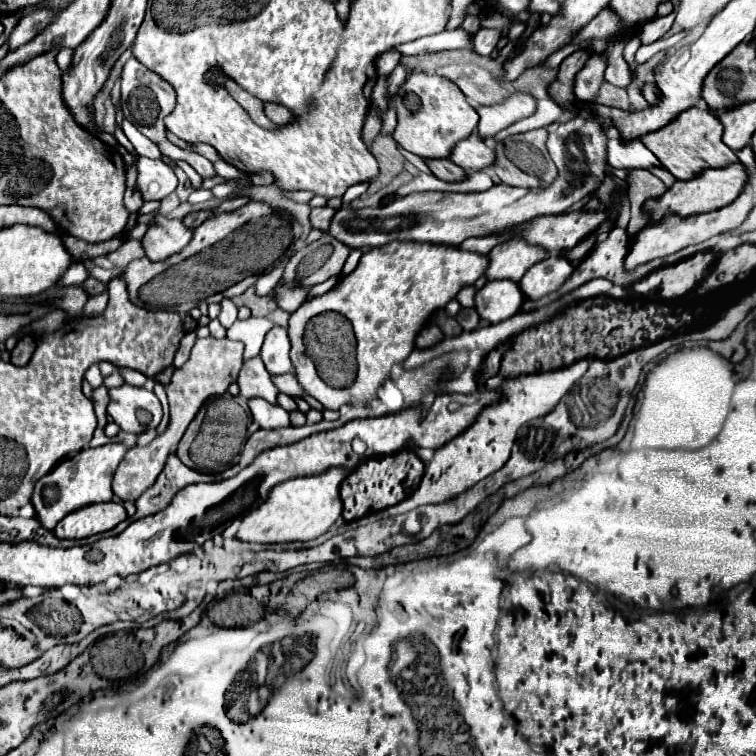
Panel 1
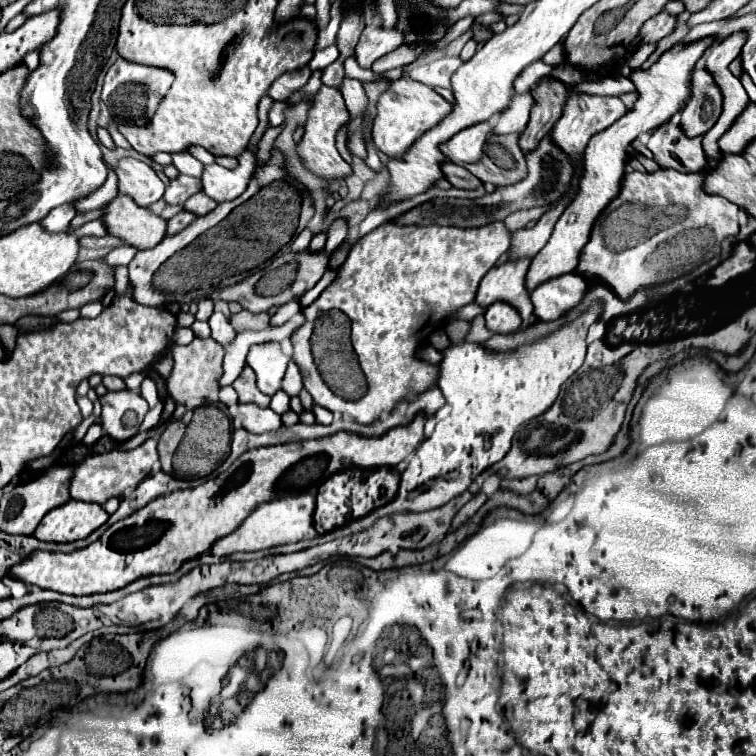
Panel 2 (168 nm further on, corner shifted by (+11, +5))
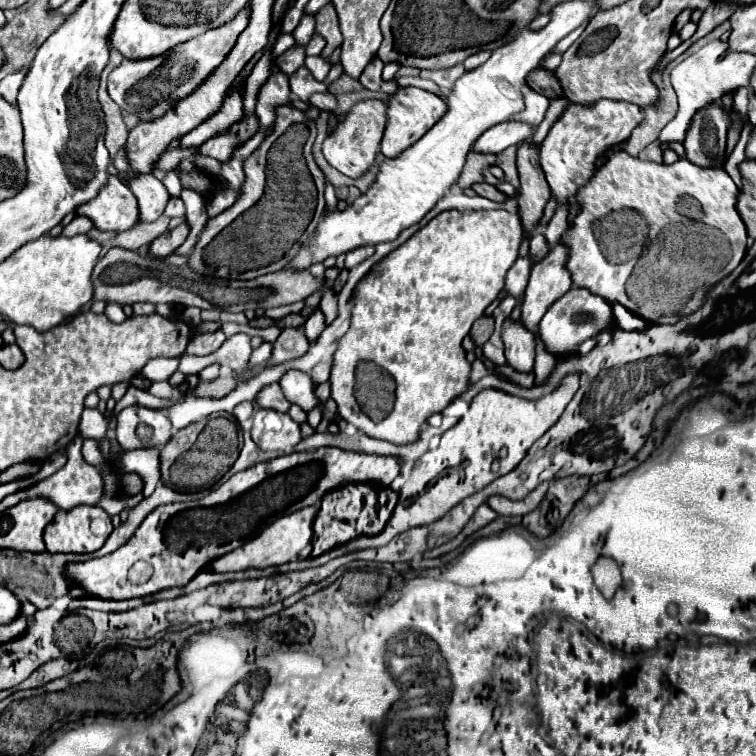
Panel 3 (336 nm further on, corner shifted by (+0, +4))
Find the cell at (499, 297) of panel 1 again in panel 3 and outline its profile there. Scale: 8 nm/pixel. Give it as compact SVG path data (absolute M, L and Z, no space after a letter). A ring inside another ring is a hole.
M510 317L502 325L502 341L508 363L516 371L532 371L534 367L534 333L524 327L522 321L512 321Z

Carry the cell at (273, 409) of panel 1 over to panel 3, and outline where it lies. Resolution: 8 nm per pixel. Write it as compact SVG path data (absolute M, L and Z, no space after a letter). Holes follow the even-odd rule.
M258 409L254 413L252 439L262 449L290 451L300 439L300 425L288 417L288 413L280 413L274 409Z

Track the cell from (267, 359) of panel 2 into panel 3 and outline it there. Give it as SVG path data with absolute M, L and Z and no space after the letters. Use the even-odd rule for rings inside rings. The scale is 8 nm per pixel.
M288 369L288 373L280 377L280 387L282 393L288 397L288 401L300 405L304 411L310 411L312 407L318 405L312 379L298 369Z

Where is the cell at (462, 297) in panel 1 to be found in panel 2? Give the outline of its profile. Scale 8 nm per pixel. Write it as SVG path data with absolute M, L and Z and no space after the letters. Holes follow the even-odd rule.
M519 258L491 268L481 280L481 288L475 302L489 306L501 300L513 306L523 318L523 328L529 328L531 322L535 322L533 304L525 288L525 274L529 270L529 264L531 258Z

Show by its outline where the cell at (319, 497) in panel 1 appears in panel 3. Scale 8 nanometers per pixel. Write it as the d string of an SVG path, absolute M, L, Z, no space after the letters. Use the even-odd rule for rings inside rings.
M318 505L312 507L304 507L296 513L284 515L280 519L276 519L274 523L270 523L258 537L254 537L252 541L244 543L240 549L234 549L232 553L226 553L224 557L218 557L212 561L212 569L214 571L242 571L248 567L256 567L256 569L264 569L270 565L282 565L288 561L294 561L296 557L306 557L310 551L310 543L312 543L312 535L314 535L314 517L318 513Z

